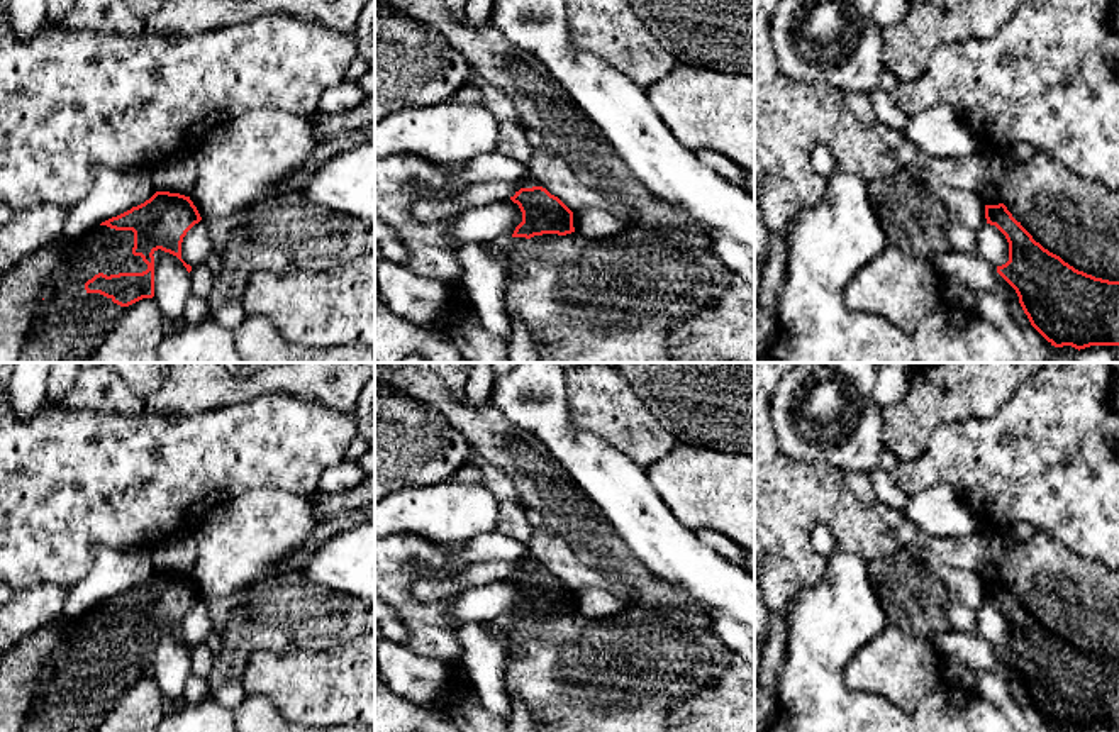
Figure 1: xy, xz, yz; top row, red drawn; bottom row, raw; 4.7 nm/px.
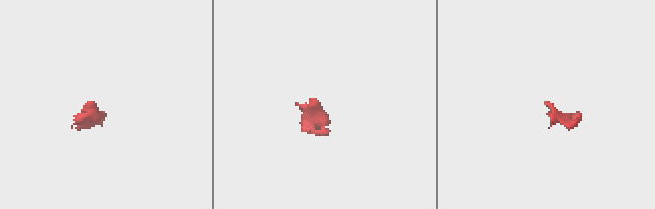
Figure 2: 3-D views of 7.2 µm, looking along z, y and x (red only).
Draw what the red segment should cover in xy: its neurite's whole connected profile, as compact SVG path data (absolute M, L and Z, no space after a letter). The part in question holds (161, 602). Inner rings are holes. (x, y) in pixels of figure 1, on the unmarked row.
M156 571L144 583L112 596L75 620L68 620L58 644L41 668L41 683L31 703L22 732L93 732L120 695L142 678L154 676L154 632L158 629L176 635L186 651L192 646L181 639L181 622L186 612L202 600L190 576Z

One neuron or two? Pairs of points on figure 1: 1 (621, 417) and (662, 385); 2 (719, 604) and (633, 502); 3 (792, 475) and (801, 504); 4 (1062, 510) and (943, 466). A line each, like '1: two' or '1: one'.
1: two
2: one
3: one
4: one

